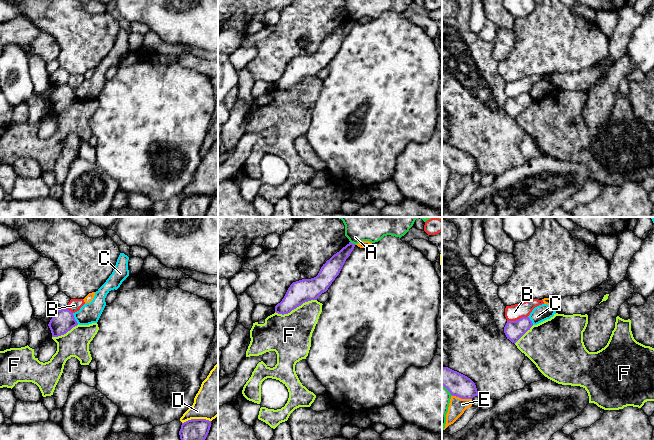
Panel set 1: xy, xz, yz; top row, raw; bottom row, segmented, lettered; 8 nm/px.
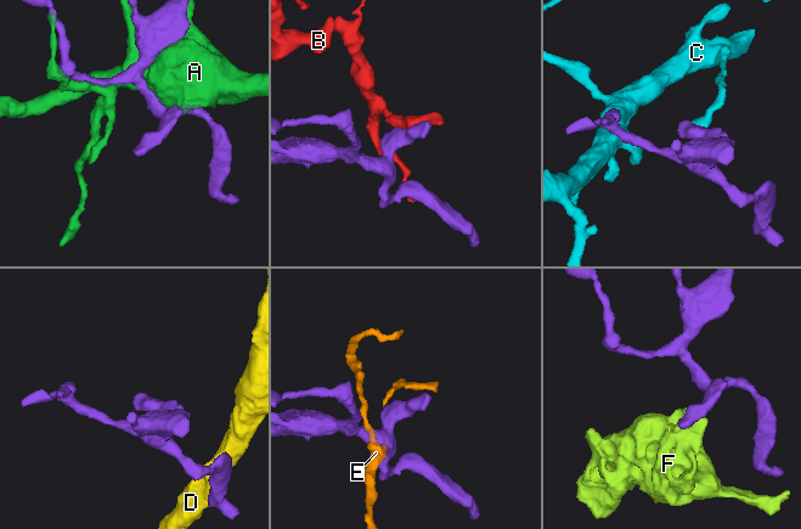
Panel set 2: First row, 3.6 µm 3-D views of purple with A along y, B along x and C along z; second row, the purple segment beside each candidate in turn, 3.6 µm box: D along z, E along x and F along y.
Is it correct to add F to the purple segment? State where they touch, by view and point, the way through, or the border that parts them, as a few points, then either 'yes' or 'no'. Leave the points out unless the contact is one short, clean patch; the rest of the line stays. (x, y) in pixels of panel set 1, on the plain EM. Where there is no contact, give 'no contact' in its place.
xz (295, 84) | along xz (316, 75), (305, 77), (287, 89), (278, 90), (275, 88) | no

